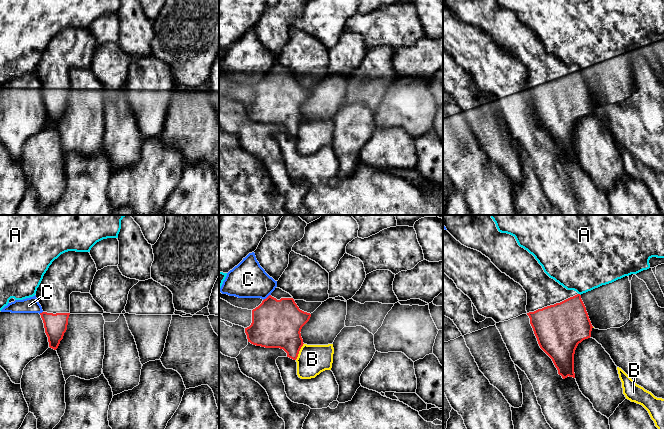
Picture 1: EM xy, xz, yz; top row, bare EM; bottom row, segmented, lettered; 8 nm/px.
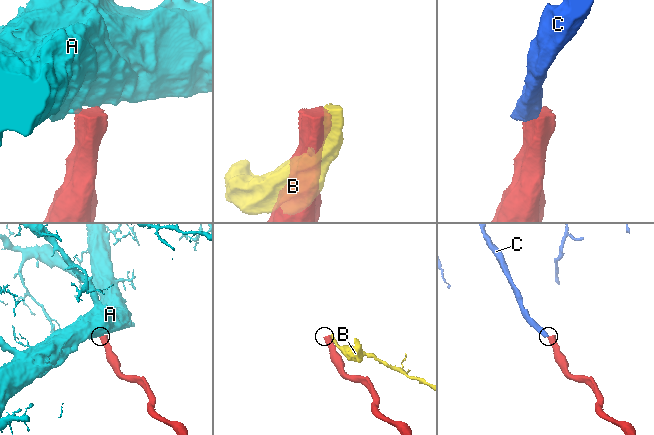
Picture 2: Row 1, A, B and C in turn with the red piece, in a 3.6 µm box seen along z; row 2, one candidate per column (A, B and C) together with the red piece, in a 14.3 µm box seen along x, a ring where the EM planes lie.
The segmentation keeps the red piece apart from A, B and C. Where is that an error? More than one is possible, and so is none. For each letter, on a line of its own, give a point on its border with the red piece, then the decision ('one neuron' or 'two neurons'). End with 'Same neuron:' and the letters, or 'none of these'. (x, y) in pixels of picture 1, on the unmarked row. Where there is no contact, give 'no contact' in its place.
A: contact yz (579, 70); two neurons
B: contact xz (299, 126); two neurons
C: contact xz (267, 73); two neurons
Same neuron: none of these

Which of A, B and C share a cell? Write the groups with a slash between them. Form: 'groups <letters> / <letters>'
groups A / B / C

